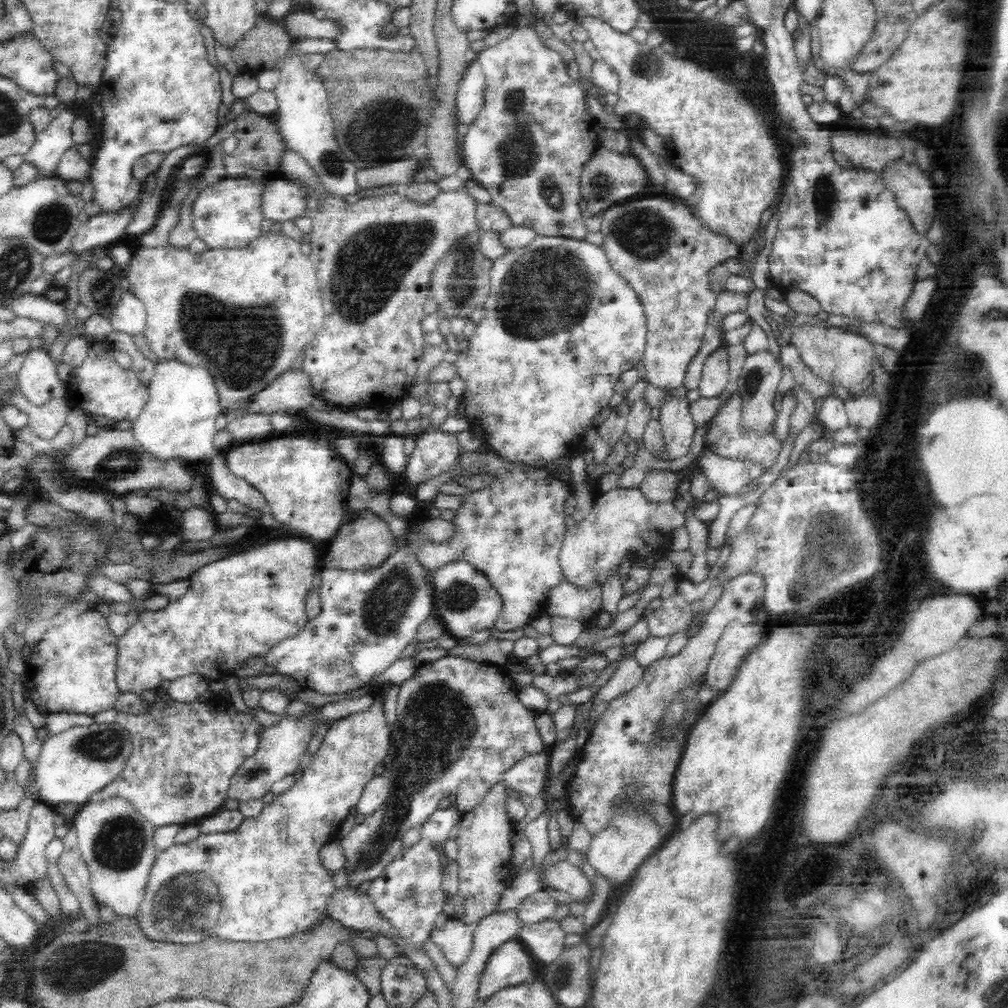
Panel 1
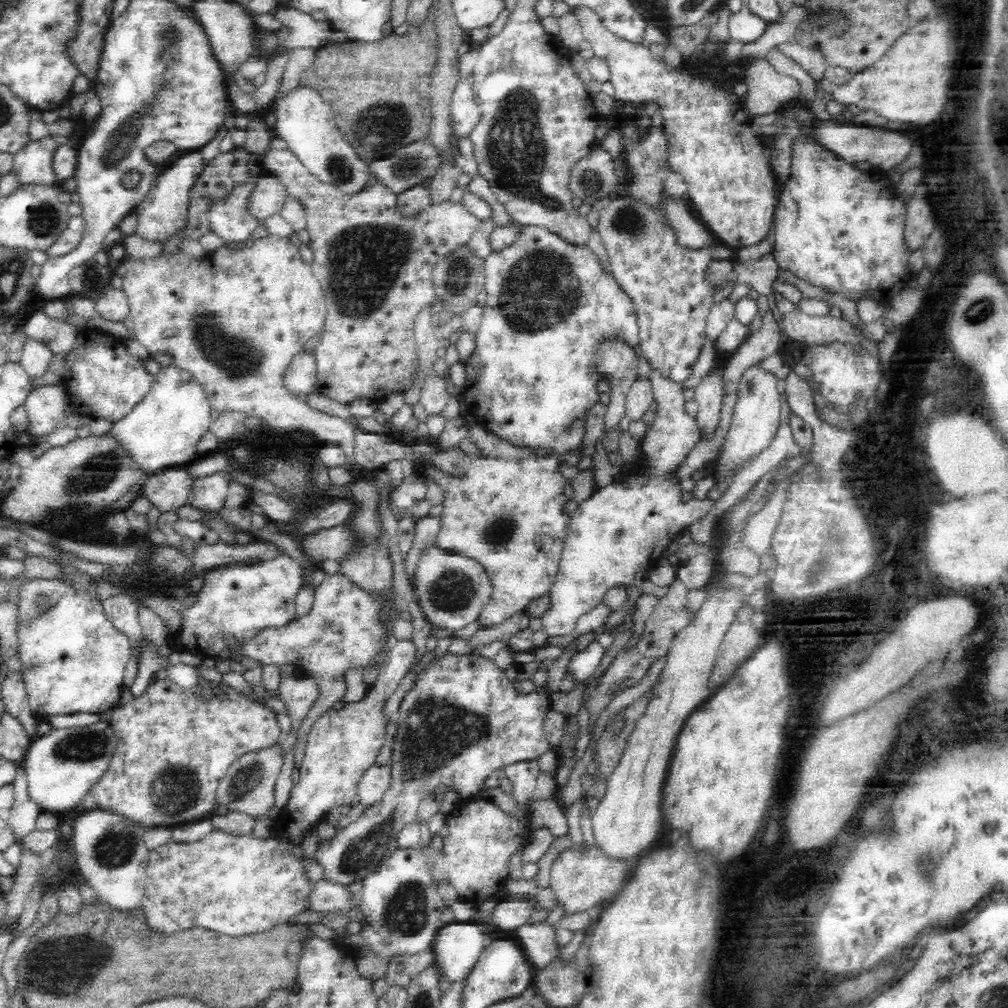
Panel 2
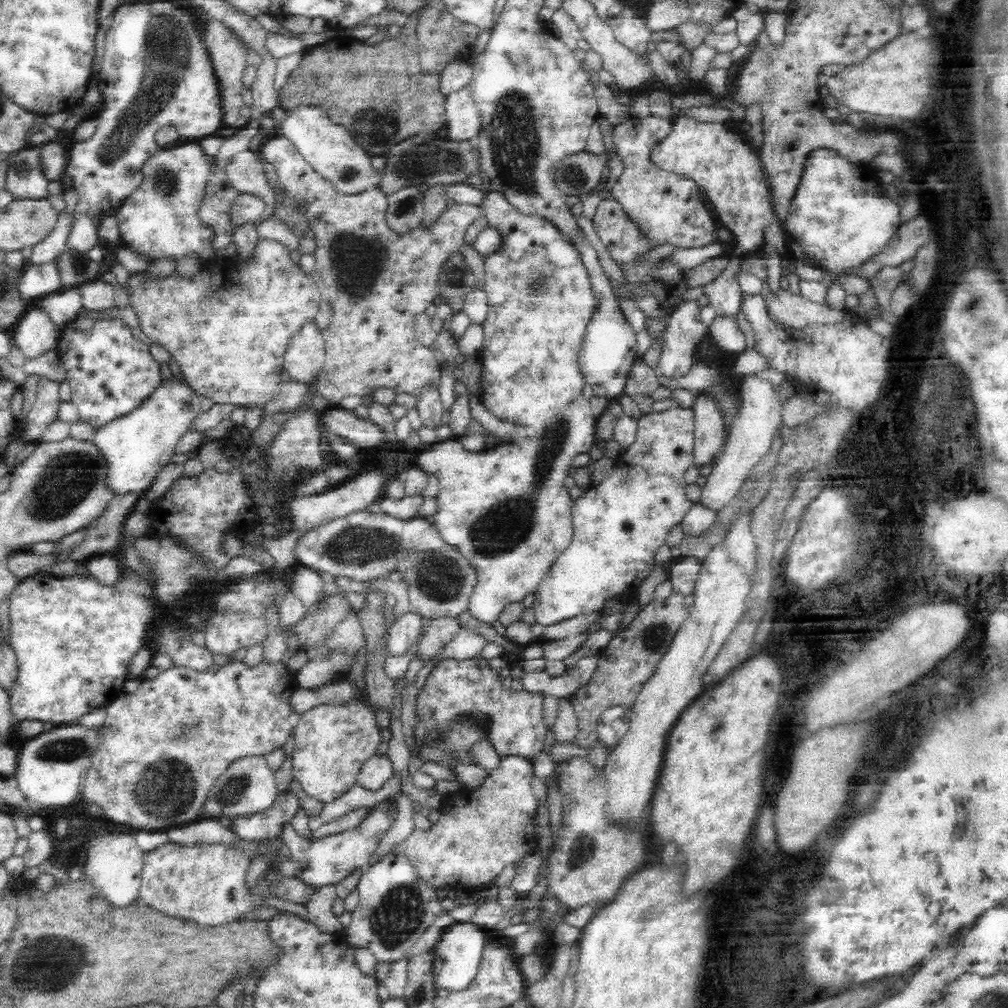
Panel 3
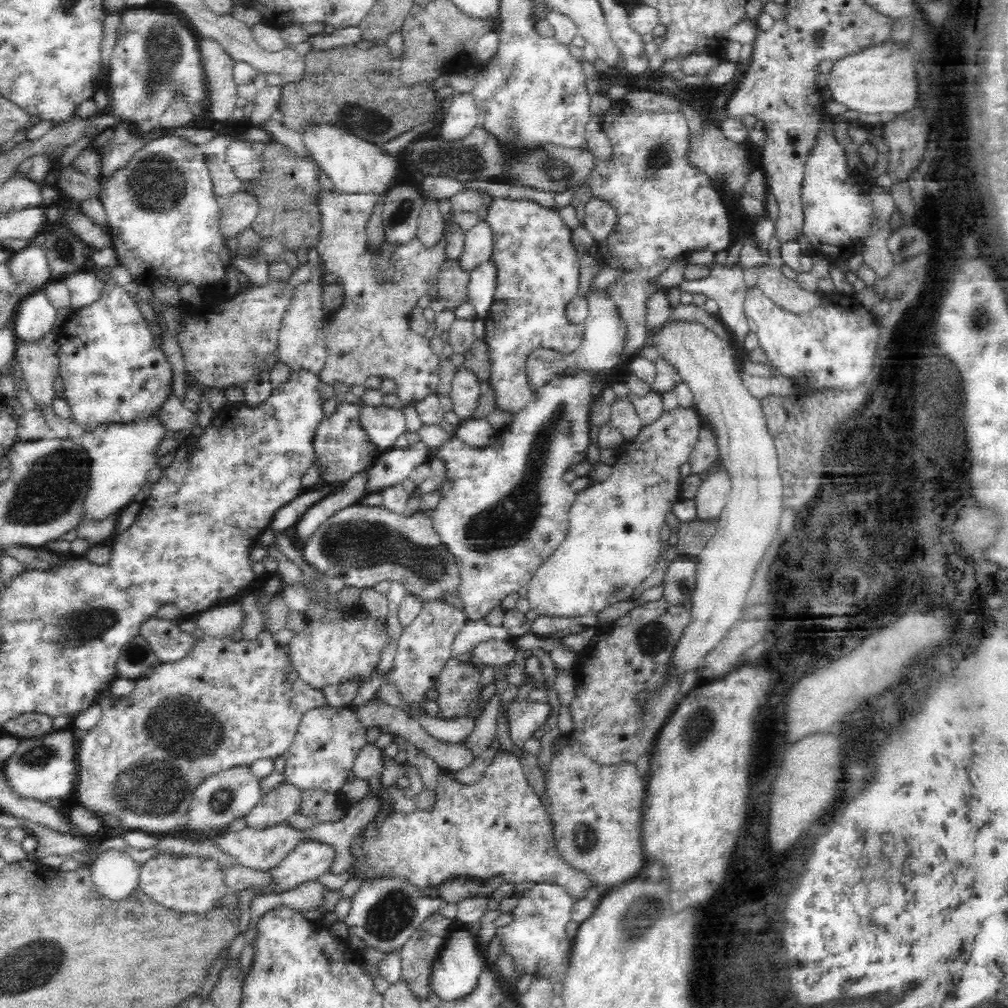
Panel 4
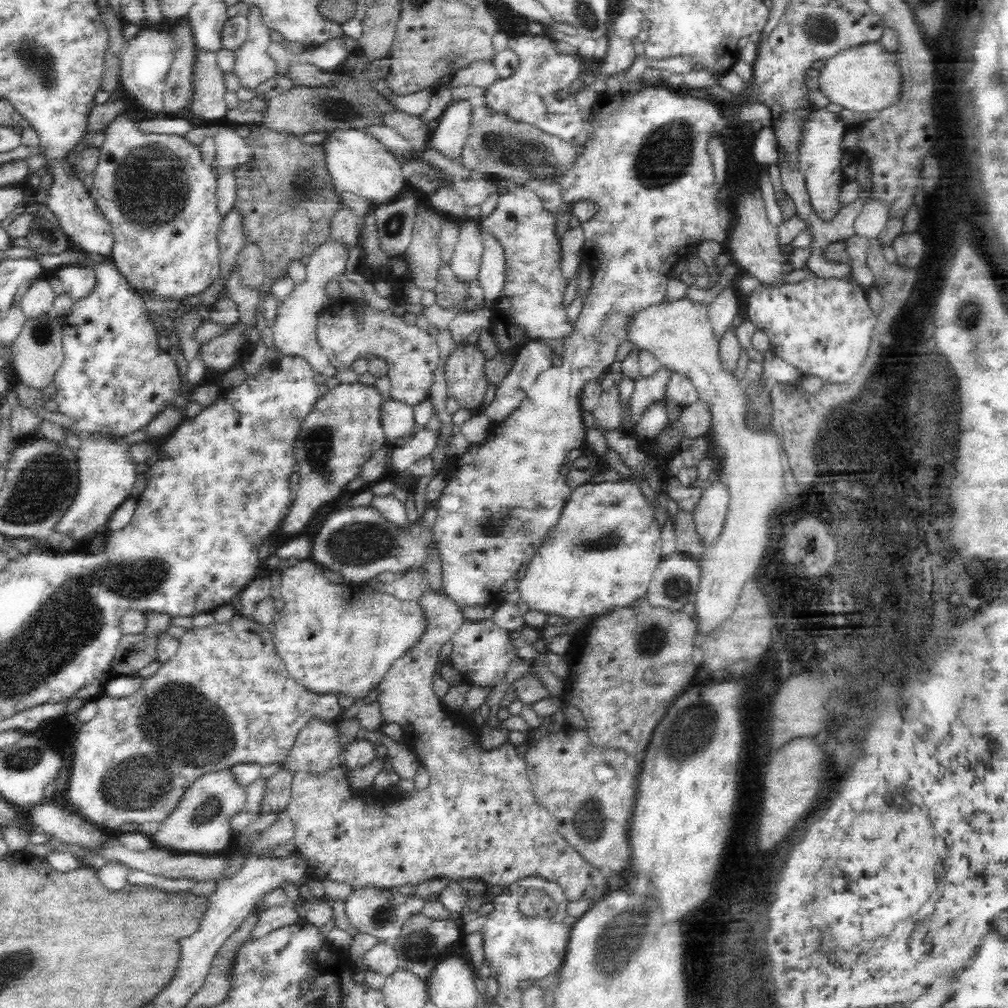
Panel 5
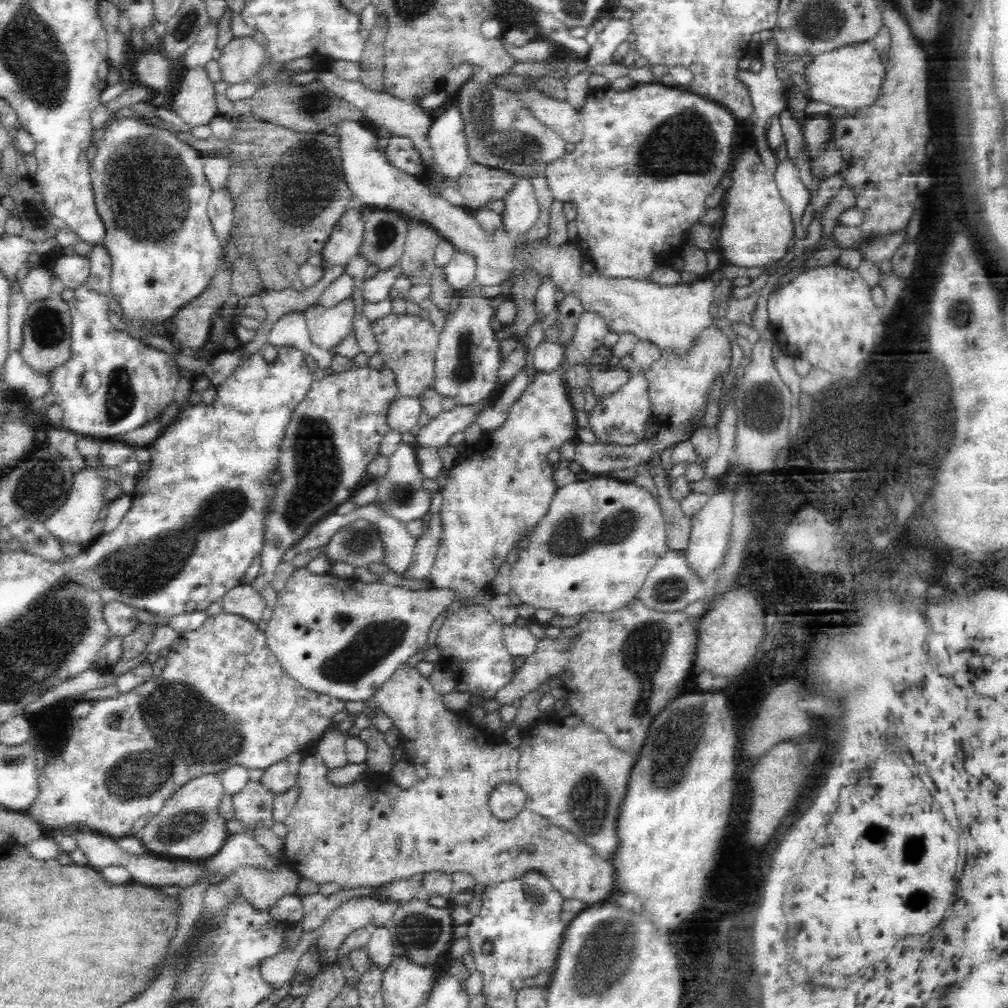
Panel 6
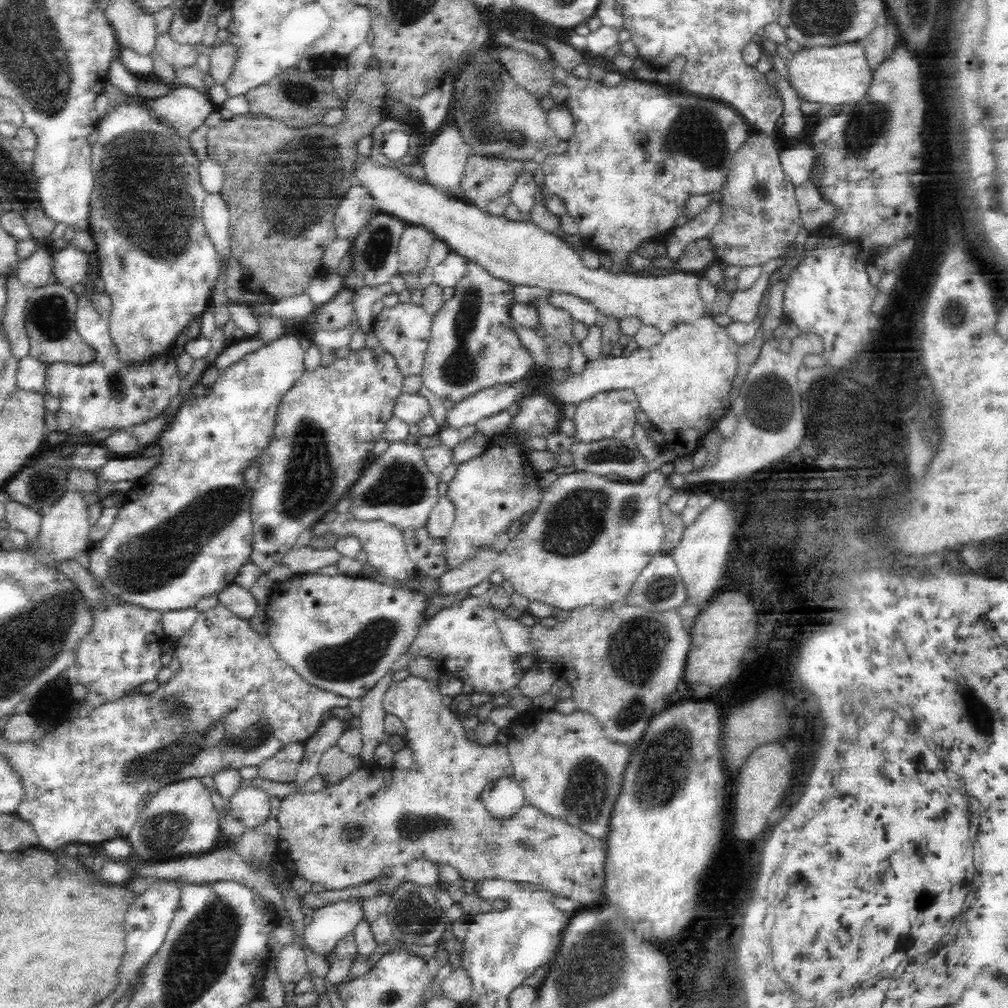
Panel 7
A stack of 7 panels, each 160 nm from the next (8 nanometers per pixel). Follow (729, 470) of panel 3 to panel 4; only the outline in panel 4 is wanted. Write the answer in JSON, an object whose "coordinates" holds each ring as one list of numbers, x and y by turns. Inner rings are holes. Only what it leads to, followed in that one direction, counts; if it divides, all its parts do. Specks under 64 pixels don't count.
{"coordinates":[[726,469,711,473,701,482,694,498,696,515,704,521,718,520,722,509,726,506,731,490,730,479]]}

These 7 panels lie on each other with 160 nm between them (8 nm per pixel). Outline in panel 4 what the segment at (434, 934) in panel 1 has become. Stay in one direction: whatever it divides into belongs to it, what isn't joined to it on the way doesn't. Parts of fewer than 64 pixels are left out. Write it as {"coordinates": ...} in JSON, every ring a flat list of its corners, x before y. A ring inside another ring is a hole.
{"coordinates":[[456,925,446,937,445,945,432,967,430,992,438,995,442,1001,460,1000,468,996,477,986,479,976,486,964,476,943,474,931]]}

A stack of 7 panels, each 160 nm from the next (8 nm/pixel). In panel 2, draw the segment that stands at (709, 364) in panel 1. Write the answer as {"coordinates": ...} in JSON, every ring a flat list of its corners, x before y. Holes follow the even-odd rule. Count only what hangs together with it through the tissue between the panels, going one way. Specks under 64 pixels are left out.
{"coordinates":[[712,367,700,384,693,388,693,399,698,403,698,414,695,419,702,437,714,433,719,425,724,394,722,372,723,370]]}

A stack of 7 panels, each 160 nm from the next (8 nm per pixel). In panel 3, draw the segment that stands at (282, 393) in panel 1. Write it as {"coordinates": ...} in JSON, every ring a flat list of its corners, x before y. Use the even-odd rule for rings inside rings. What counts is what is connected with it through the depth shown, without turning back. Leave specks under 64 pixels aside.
{"coordinates":[[307,322,290,340,284,354,283,368,291,380,310,384,315,382,325,361,325,345,322,334,315,324]]}

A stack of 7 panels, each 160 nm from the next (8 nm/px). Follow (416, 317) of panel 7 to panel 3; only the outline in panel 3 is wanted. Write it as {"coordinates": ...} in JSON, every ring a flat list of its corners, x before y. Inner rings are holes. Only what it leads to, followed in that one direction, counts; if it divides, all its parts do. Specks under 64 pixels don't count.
{"coordinates":[[281,134,268,140,268,142,262,146,260,154,264,156,264,160,266,160,266,162,270,162,270,164,274,166,279,178,279,183,282,188,288,191,290,197,294,197,298,203,303,202,303,204,307,206,306,219,308,219,308,225,310,225,312,237,315,238,315,252,313,254,315,257,315,270,319,271,321,275,328,279,326,284,327,287,325,290,321,290,321,300,329,303,334,313,331,317,330,325,321,332,325,345,325,361,322,366,322,370,318,373,314,382,317,386,318,394,325,398,330,405,335,407,338,403,340,403,342,398,346,398,346,396,371,395,376,388,382,388,382,386,384,386,384,388,392,388,392,390,395,390,397,394,400,394,400,392,406,392,415,398,426,385,438,387,440,384,440,370,442,365,438,364,438,361,435,359,432,347,422,346,422,341,416,339,414,318,418,313,424,311,428,308,428,306,430,306,430,304,433,304,434,301,438,299,438,274,442,271,442,266,446,263,446,260,449,260,451,255,459,252,460,246,465,243,467,229,481,215,483,215,482,207,451,202,447,210,440,214,440,218,436,220,436,224,434,224,432,228,424,228,422,225,419,225,418,228,414,228,414,230,410,230,410,232,406,232,406,234,399,234,398,232,390,229,387,224,385,211,388,207,388,195,381,190,381,185,376,185,374,188,364,190,364,192,358,194,338,192,329,180,322,178,322,176,320,176,303,159,303,156,296,150,296,147,290,142,290,140]]}

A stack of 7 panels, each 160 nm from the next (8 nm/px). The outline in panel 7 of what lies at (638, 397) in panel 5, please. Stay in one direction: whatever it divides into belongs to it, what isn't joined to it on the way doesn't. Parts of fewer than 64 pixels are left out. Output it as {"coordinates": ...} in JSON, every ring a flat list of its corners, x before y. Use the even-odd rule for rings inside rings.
{"coordinates":[[620,389,598,392,588,400,576,405,576,411,572,419,574,432,570,434,572,440,574,440,573,443,594,442,606,437,617,439,631,437,637,407,636,396,632,395,630,391]]}

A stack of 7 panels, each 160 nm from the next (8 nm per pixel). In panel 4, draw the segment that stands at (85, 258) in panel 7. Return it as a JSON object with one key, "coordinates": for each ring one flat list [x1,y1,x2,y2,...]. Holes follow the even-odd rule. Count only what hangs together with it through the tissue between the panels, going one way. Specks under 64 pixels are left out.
{"coordinates":[[76,272,62,278,70,291,72,309,94,304,104,288,104,277,94,272]]}

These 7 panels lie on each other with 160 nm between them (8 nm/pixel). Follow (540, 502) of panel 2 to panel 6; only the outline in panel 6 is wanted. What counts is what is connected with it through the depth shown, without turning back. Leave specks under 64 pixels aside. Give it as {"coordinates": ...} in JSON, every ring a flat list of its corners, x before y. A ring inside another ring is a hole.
{"coordinates":[[638,82,626,90,617,92,609,87,591,88,590,93,586,96,586,104,578,109,580,120,583,124,582,140,575,144,575,148,571,152,567,152,546,164,545,177,549,190,555,200,560,203,572,203,577,211,575,217,578,226,578,236,576,238,577,245,583,250,583,255,595,266,595,272,604,276,612,276,614,278,635,278,636,280,650,281,650,274,656,267,660,266,660,255,670,254,674,250,681,251,685,243,688,242,688,234,690,228,699,223,699,219,705,214,706,197,714,191,714,186,724,178,728,166,730,166,730,142,732,142,732,134,736,128,736,118,725,107,702,98,698,94,688,90,676,90,676,88,668,88,662,82,643,83],[584,311,578,319,576,334,570,344,563,348,563,360,567,364,582,364,594,362,598,353,593,353,603,345,605,337,611,332,606,321,592,311],[564,365,551,373,536,371,534,380,510,406,503,425,494,431,482,431,480,440,464,448,455,465,448,470,446,484,441,490,444,499,439,512,442,525,440,542,427,580,433,587,453,588,462,599,485,591,512,549,542,520,558,488,552,479,555,470,550,464,564,442,576,441,578,428,568,391]]}

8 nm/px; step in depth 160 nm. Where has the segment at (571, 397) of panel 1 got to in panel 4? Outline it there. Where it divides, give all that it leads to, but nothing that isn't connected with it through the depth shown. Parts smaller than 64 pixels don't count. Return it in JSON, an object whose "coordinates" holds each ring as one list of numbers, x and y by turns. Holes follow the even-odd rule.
{"coordinates":[[496,198,486,208,488,216,485,222,493,233,492,263,496,264,496,286,494,300,485,322,485,342,489,346,491,373,489,383,494,391,498,410,514,415,526,408,536,396,536,390,530,387,526,377,525,359,536,348,552,349,562,354,575,351,583,340,582,324,572,323,566,317,566,306,578,296,580,284,580,256,572,245,572,230,564,224,559,212,540,207,530,200,510,200]]}

